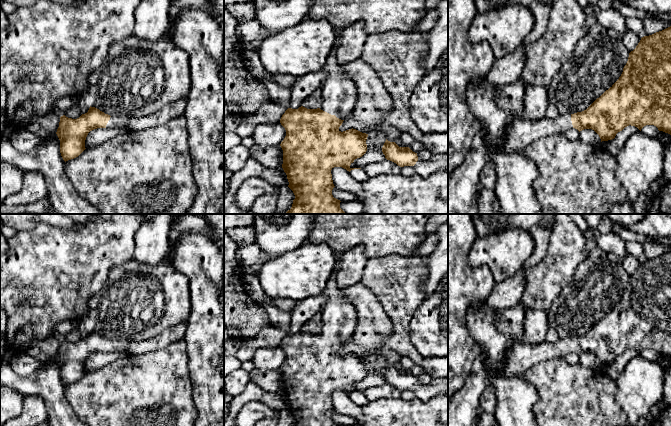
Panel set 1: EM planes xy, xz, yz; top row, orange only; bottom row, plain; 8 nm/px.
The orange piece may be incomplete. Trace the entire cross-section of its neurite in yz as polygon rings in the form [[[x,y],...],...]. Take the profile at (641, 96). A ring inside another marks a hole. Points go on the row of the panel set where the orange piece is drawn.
[[[671,26],[642,37],[636,48],[629,53],[619,79],[586,110],[574,114],[559,114],[554,119],[514,119],[506,130],[502,148],[506,152],[525,150],[529,144],[540,138],[564,134],[571,128],[579,132],[592,129],[599,135],[601,142],[608,141],[629,125],[640,131],[646,125],[654,125],[659,131],[671,135]]]

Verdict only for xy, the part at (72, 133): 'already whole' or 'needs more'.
needs more

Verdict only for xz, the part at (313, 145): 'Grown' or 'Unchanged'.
Grown

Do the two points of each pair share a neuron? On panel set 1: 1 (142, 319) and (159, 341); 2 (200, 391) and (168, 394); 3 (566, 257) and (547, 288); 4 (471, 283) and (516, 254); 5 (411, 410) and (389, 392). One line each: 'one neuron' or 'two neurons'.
1: two neurons
2: two neurons
3: one neuron
4: two neurons
5: two neurons

